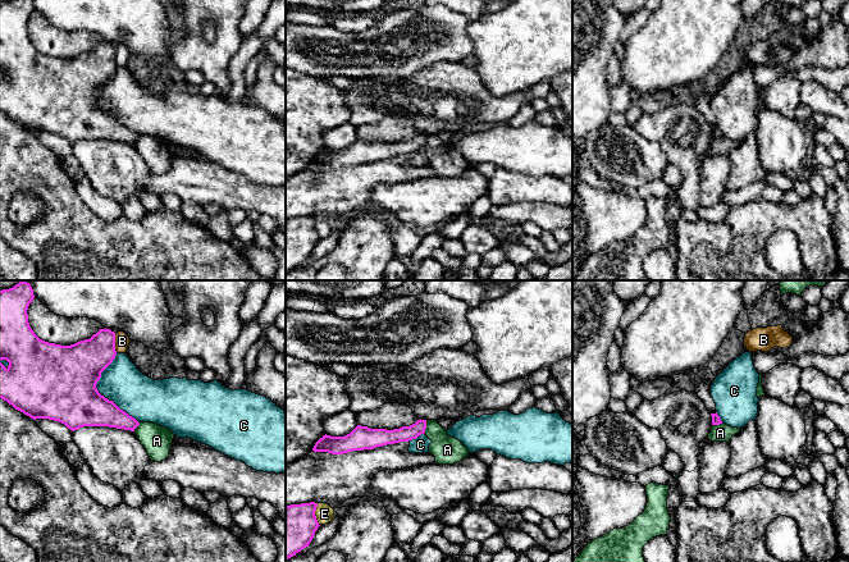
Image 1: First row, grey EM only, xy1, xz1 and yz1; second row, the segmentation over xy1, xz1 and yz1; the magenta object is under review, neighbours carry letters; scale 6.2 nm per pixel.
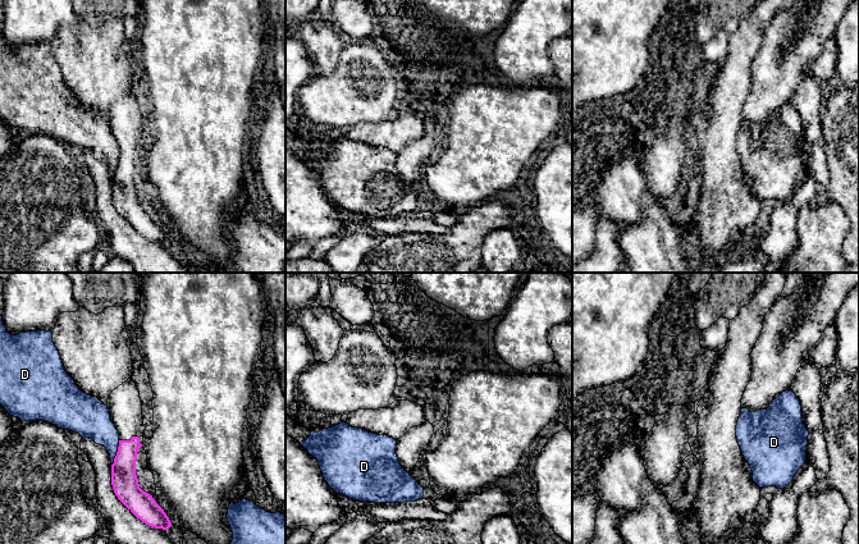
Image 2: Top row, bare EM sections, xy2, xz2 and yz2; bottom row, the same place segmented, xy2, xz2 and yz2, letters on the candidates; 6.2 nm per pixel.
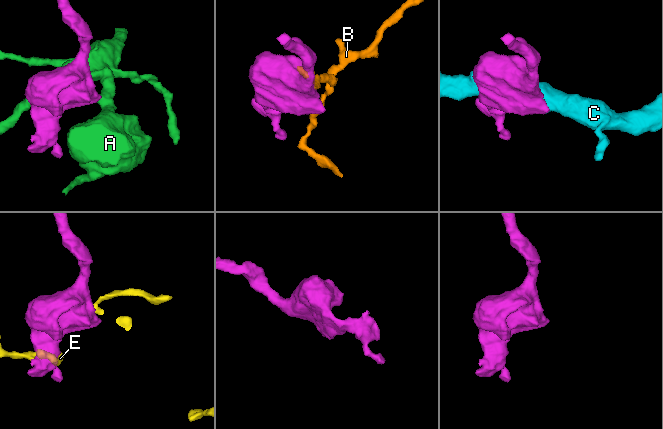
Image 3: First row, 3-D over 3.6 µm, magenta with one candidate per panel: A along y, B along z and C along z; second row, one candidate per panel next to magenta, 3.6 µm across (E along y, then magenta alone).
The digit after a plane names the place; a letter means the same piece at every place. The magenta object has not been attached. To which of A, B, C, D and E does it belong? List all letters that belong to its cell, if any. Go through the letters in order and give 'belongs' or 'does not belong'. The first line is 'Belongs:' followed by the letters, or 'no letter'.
Belongs: no letter
A: does not belong
B: does not belong
C: does not belong
D: does not belong
E: does not belong

